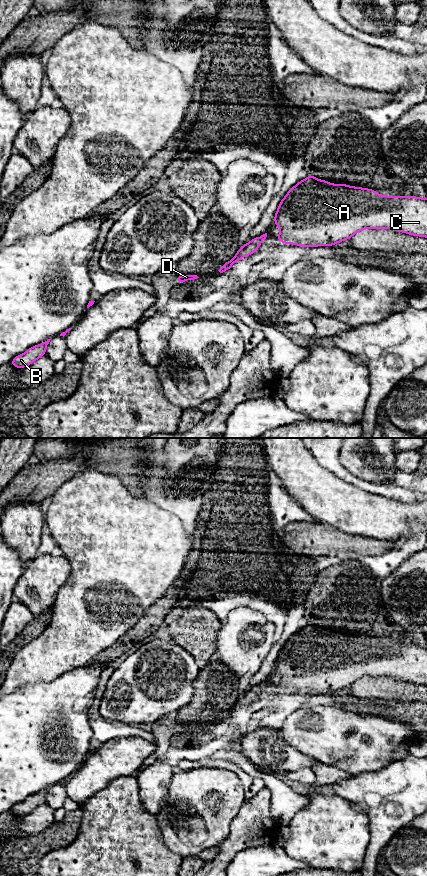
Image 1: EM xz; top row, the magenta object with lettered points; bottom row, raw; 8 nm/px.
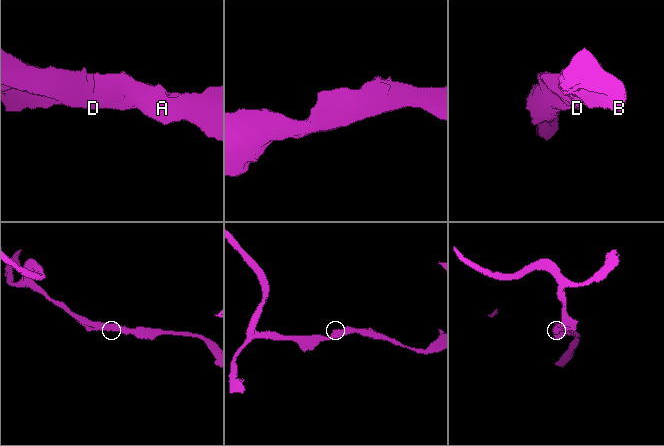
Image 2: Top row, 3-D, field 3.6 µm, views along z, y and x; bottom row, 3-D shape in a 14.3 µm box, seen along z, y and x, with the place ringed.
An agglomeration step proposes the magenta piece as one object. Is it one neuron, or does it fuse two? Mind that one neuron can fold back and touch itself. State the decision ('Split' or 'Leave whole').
Leave whole

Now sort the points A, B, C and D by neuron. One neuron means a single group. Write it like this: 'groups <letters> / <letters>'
groups A B C D

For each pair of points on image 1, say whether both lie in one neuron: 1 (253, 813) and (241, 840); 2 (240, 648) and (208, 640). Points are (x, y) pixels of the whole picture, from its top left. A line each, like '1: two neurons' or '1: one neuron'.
1: one neuron
2: two neurons

